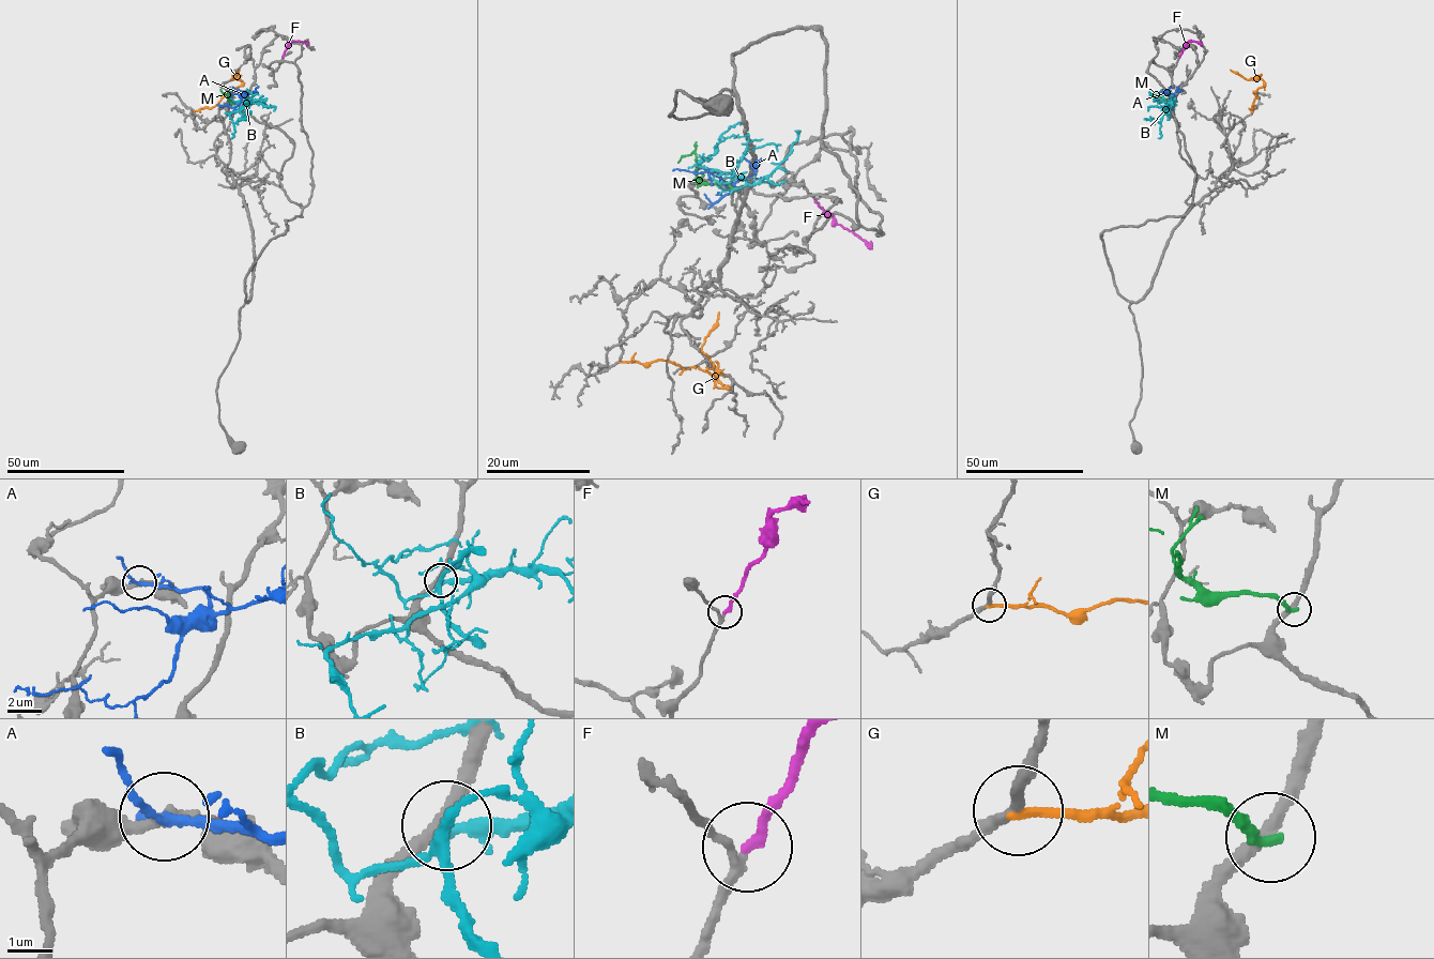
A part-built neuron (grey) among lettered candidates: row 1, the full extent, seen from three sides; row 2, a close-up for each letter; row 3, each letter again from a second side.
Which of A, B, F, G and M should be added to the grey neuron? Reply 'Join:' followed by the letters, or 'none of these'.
Join: F

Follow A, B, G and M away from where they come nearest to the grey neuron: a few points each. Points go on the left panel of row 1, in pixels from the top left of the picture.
A: (235, 90), (244, 92), (238, 105), (218, 105)
B: (244, 104), (252, 104), (231, 112), (230, 118), (235, 123), (239, 119), (248, 118)
G: (194, 111), (214, 106), (243, 82), (238, 78), (231, 79), (239, 70)
M: (244, 105), (231, 102), (220, 89)

